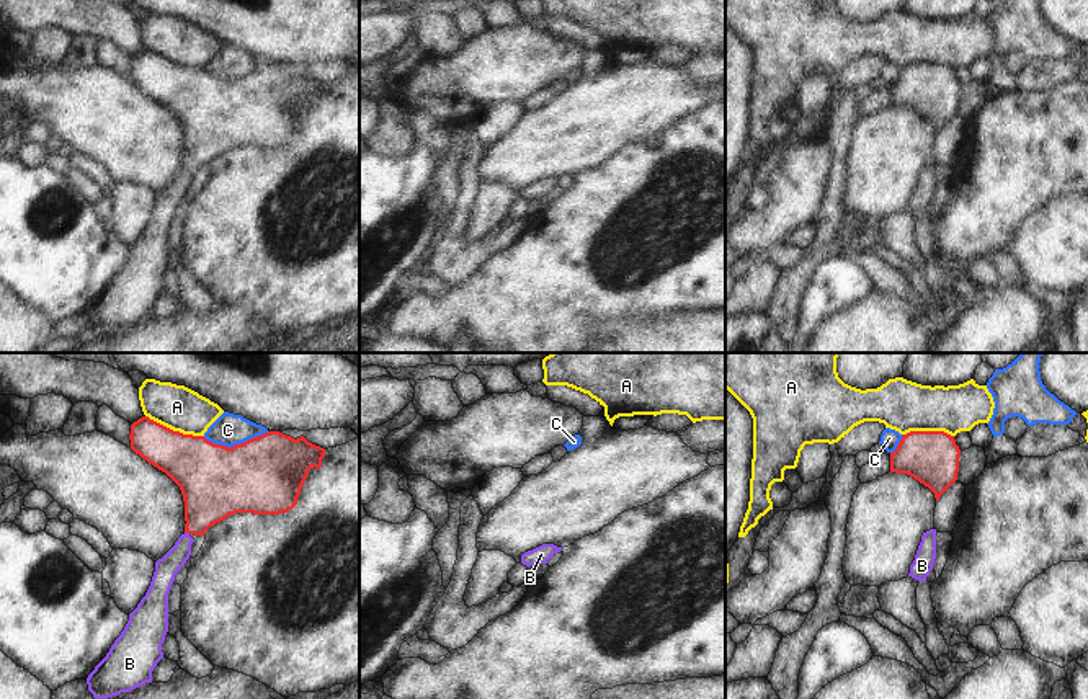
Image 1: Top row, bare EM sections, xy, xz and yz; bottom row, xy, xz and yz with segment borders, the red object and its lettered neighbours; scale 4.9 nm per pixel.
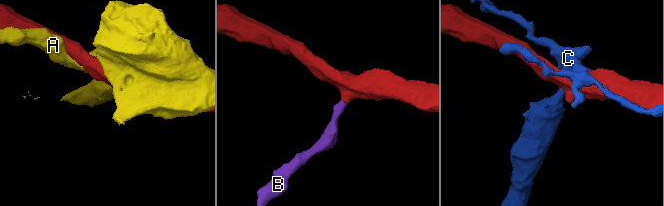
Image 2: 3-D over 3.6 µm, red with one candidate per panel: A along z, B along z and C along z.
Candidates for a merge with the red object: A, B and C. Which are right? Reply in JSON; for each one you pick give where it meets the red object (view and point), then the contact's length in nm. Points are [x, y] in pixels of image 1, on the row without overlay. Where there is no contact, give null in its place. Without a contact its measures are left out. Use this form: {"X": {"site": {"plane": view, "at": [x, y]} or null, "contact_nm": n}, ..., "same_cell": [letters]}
{"B": {"site": {"plane": "xy", "at": [187, 165]}, "contact_nm": 30}, "same_cell": ["B"]}

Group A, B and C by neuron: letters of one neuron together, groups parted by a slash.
A / B / C

